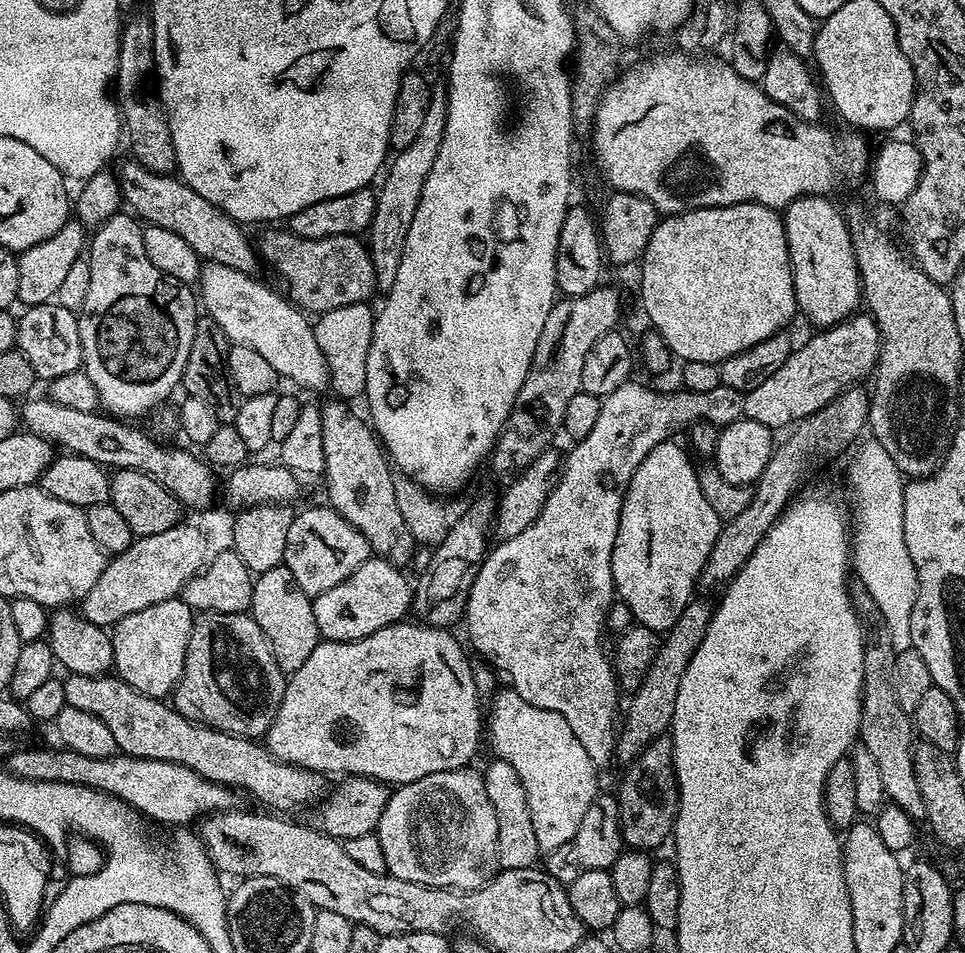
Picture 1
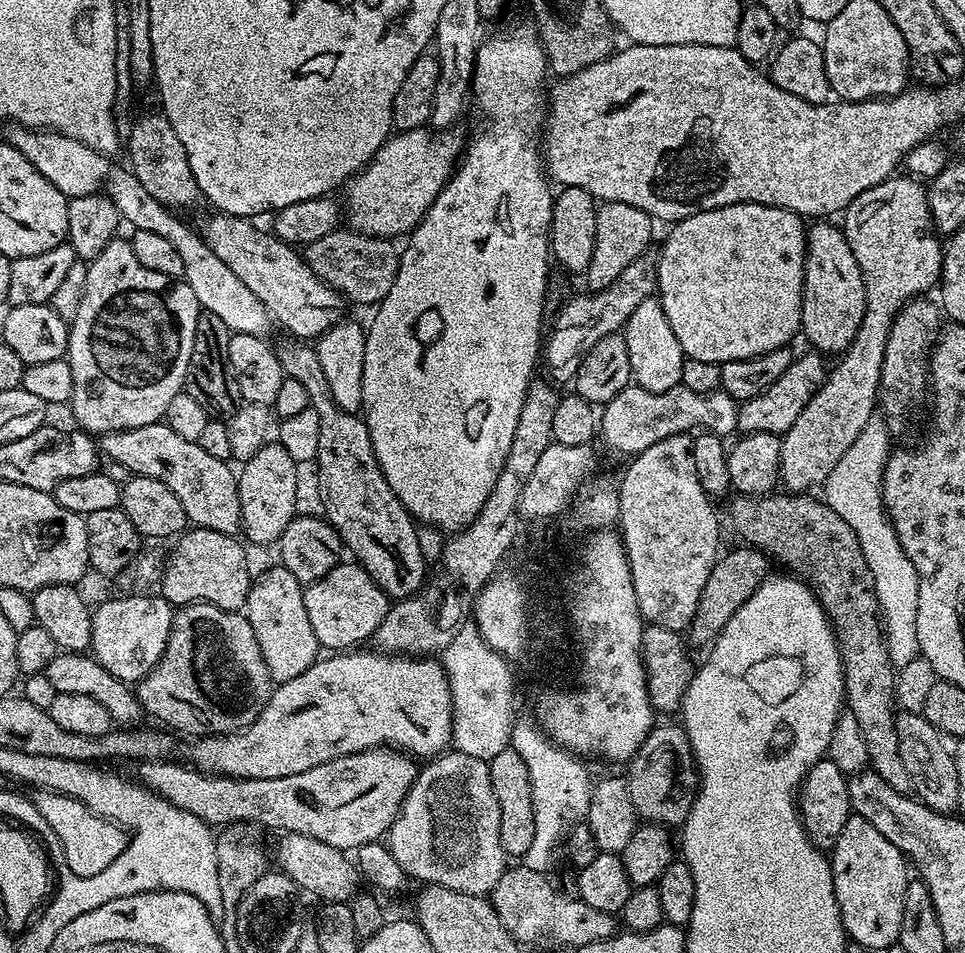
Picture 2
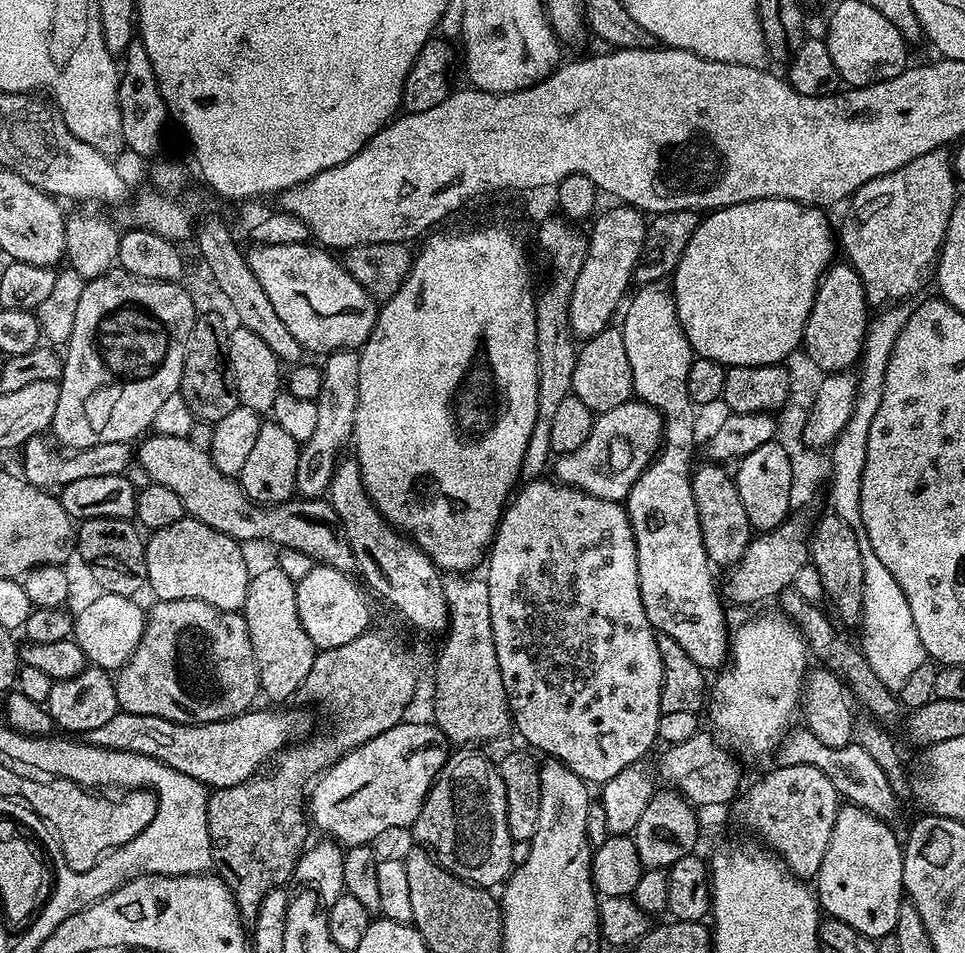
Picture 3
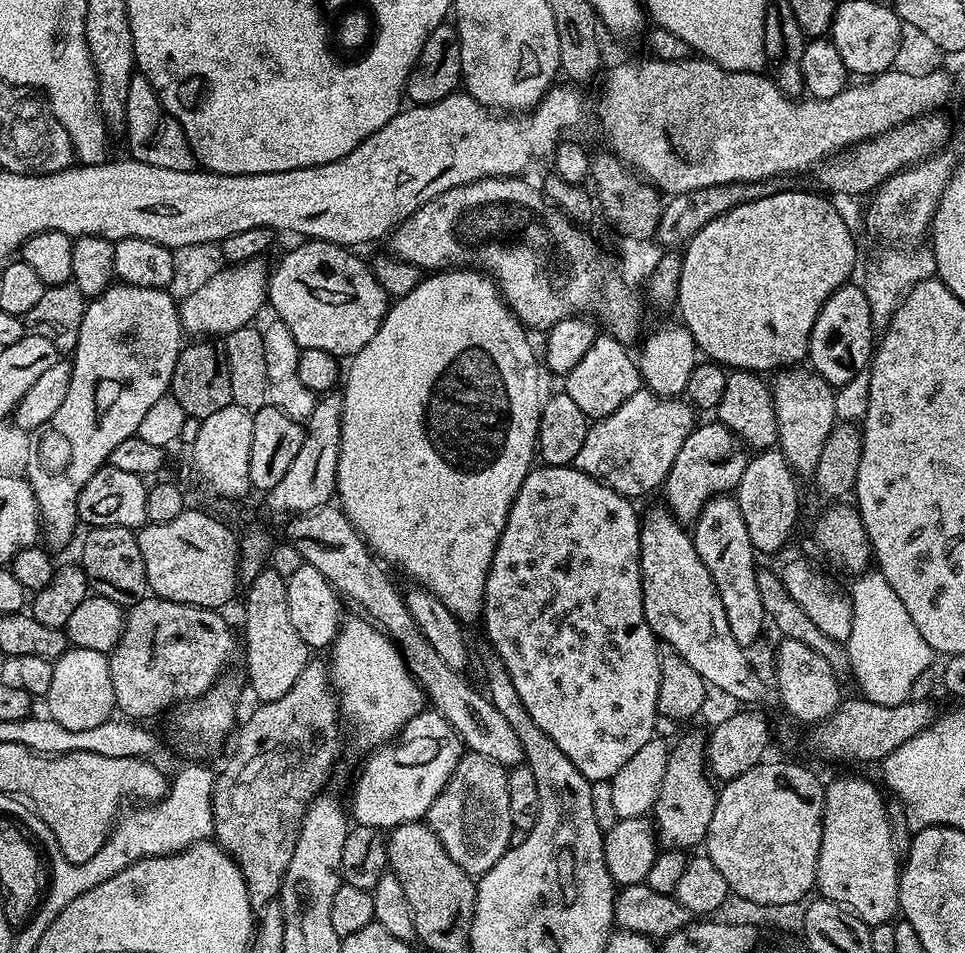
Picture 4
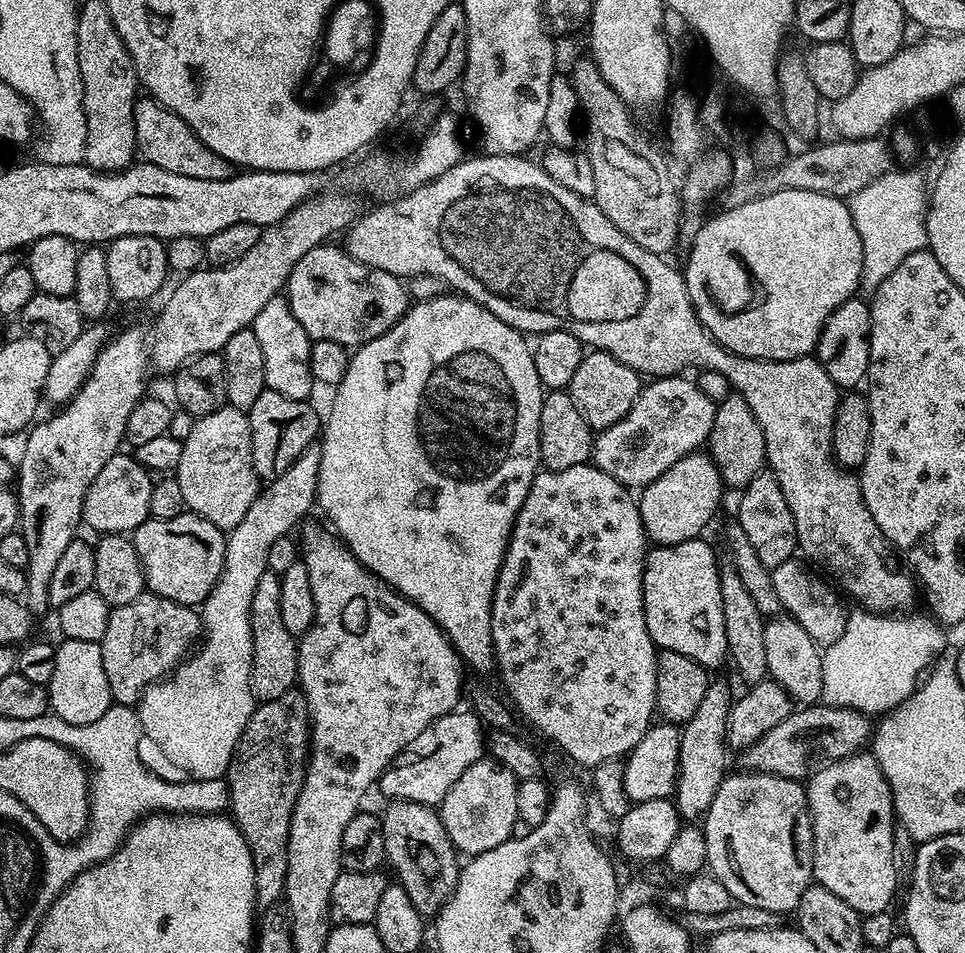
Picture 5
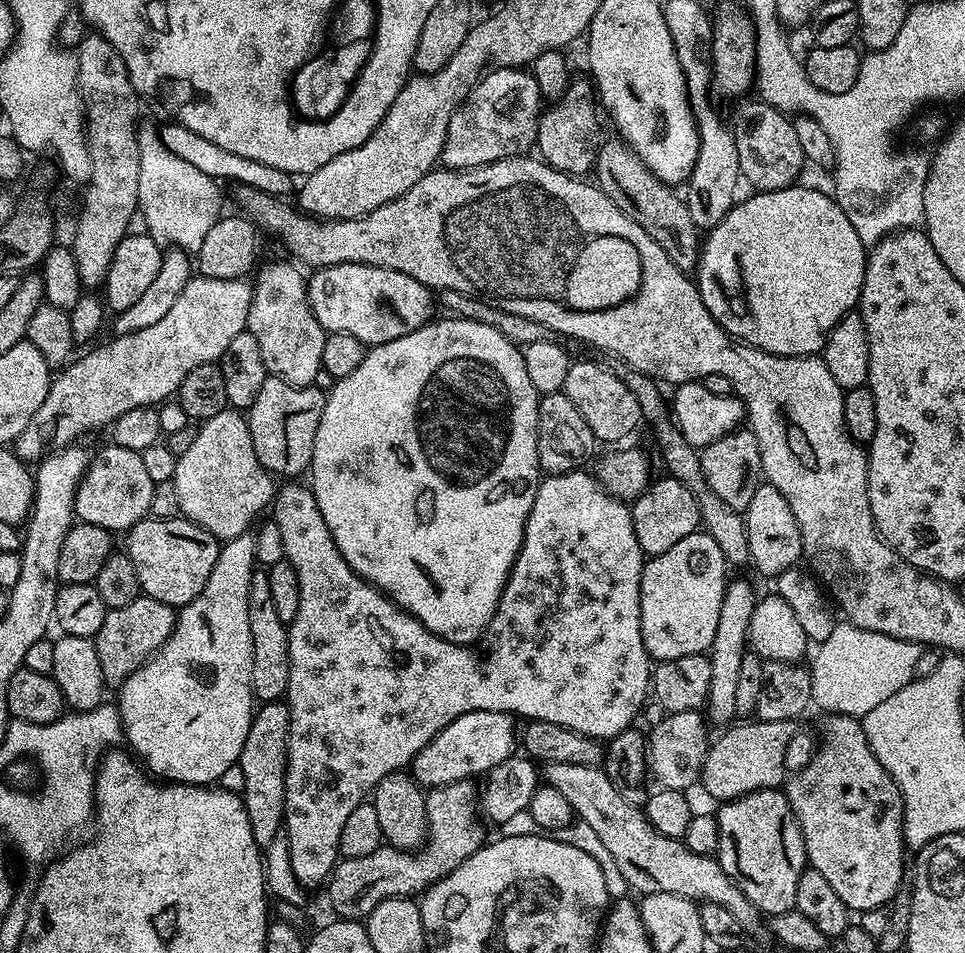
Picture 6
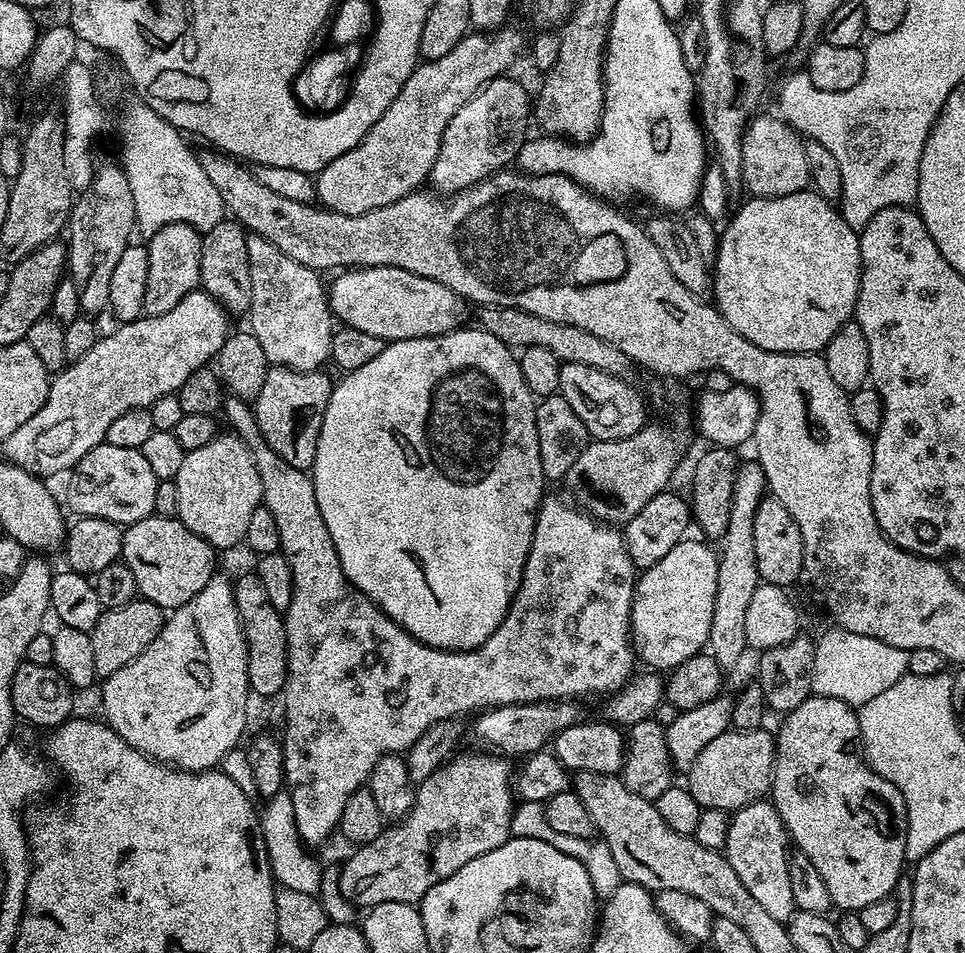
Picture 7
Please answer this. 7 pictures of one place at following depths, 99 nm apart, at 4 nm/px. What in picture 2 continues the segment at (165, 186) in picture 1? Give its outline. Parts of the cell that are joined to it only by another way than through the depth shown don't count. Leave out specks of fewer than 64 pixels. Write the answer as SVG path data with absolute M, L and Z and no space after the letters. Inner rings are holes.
M212 214L212 217L205 222L204 228L202 227L202 235L210 250L222 262L226 262L226 265L230 266L230 269L238 276L239 281L254 294L259 302L262 302L262 306L266 308L271 319L277 325L280 323L288 331L287 335L289 337L301 342L315 341L323 332L330 330L334 325L345 319L345 298L328 284L324 284L322 278L310 268L305 257L293 245L282 242L271 231L263 232L256 224L259 223L253 222L246 216Z

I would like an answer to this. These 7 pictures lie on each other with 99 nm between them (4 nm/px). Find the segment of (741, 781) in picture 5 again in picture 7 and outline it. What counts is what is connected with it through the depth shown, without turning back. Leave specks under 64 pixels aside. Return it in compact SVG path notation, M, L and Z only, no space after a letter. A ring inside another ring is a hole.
M763 799L735 809L730 816L730 830L722 851L730 866L734 866L734 874L742 878L742 886L750 890L750 895L772 917L786 922L798 911L790 890L790 837L775 804Z

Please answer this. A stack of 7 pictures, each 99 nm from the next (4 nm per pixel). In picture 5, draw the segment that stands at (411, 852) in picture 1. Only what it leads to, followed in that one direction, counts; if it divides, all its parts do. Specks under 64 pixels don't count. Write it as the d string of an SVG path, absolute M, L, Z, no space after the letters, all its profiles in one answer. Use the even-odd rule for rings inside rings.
M485 758L474 762L474 766L470 766L470 770L466 770L466 774L462 774L462 778L458 778L454 786L450 786L444 801L438 806L438 811L442 818L442 826L446 826L446 834L452 845L456 847L457 853L464 855L465 852L465 857L471 858L486 850L494 850L496 844L511 837L512 827L518 814L517 783L516 776L510 774L506 766L502 766L497 760Z

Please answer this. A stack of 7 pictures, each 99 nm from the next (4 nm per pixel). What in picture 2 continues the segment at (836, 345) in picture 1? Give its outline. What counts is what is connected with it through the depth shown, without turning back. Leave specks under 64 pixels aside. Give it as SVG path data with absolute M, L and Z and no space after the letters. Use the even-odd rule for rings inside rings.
M808 350L805 356L797 355L793 359L792 365L786 370L786 374L782 374L782 378L778 378L778 382L774 382L774 386L762 389L759 396L745 400L737 407L735 427L740 427L739 431L744 434L750 432L783 434L788 432L790 426L794 426L795 420L798 419L798 414L802 414L802 410L806 410L806 402L810 402L812 393L817 392L824 385L826 375L824 360L823 355L812 350Z

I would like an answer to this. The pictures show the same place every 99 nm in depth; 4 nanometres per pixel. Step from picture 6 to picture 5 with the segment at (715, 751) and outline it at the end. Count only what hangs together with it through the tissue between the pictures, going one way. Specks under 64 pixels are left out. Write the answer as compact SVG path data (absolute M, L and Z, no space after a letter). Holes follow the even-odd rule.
M823 702L800 706L782 718L774 730L754 742L754 746L743 749L743 767L753 772L804 782L825 764L844 760L861 751L871 741L873 731L873 721L853 708L833 708Z

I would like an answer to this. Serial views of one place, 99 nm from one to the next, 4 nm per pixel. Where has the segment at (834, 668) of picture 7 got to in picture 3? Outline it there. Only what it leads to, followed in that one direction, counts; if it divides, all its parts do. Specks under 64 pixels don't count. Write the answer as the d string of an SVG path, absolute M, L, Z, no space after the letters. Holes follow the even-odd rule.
M871 554L864 558L864 597L860 624L864 628L862 651L865 658L874 669L874 674L878 674L882 686L899 694L902 685L910 679L910 674L914 674L914 670L926 662L926 653L922 638L918 638L914 617L910 615L910 602L906 602L902 586L898 586L894 574L890 574L881 559Z

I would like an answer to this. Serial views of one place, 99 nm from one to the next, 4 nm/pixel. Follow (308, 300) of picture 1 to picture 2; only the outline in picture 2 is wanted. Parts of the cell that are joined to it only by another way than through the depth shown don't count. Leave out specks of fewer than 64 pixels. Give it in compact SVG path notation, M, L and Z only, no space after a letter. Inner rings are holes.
M339 228L317 242L305 245L304 257L324 284L335 289L347 301L376 306L390 292L397 277L399 251L391 244L383 237L364 236L350 228Z

